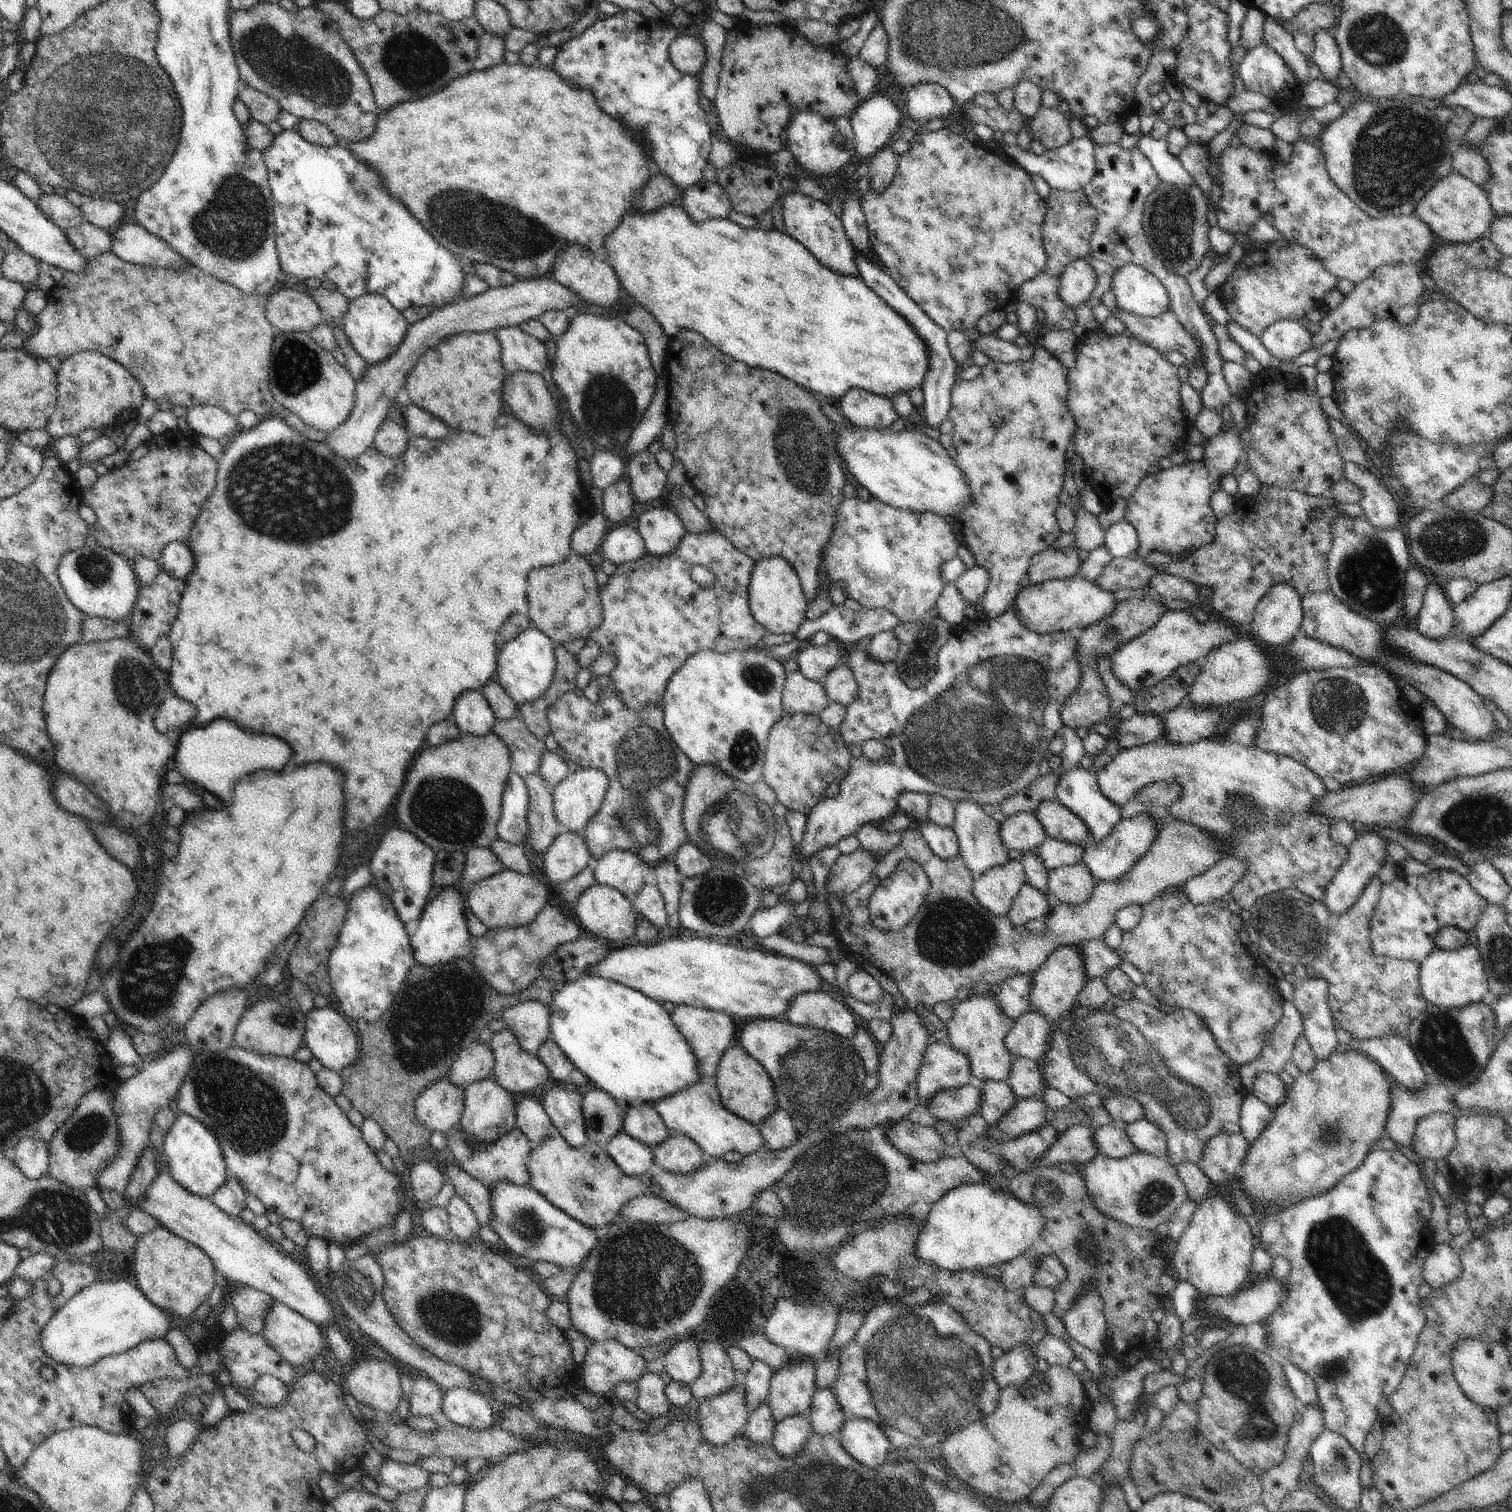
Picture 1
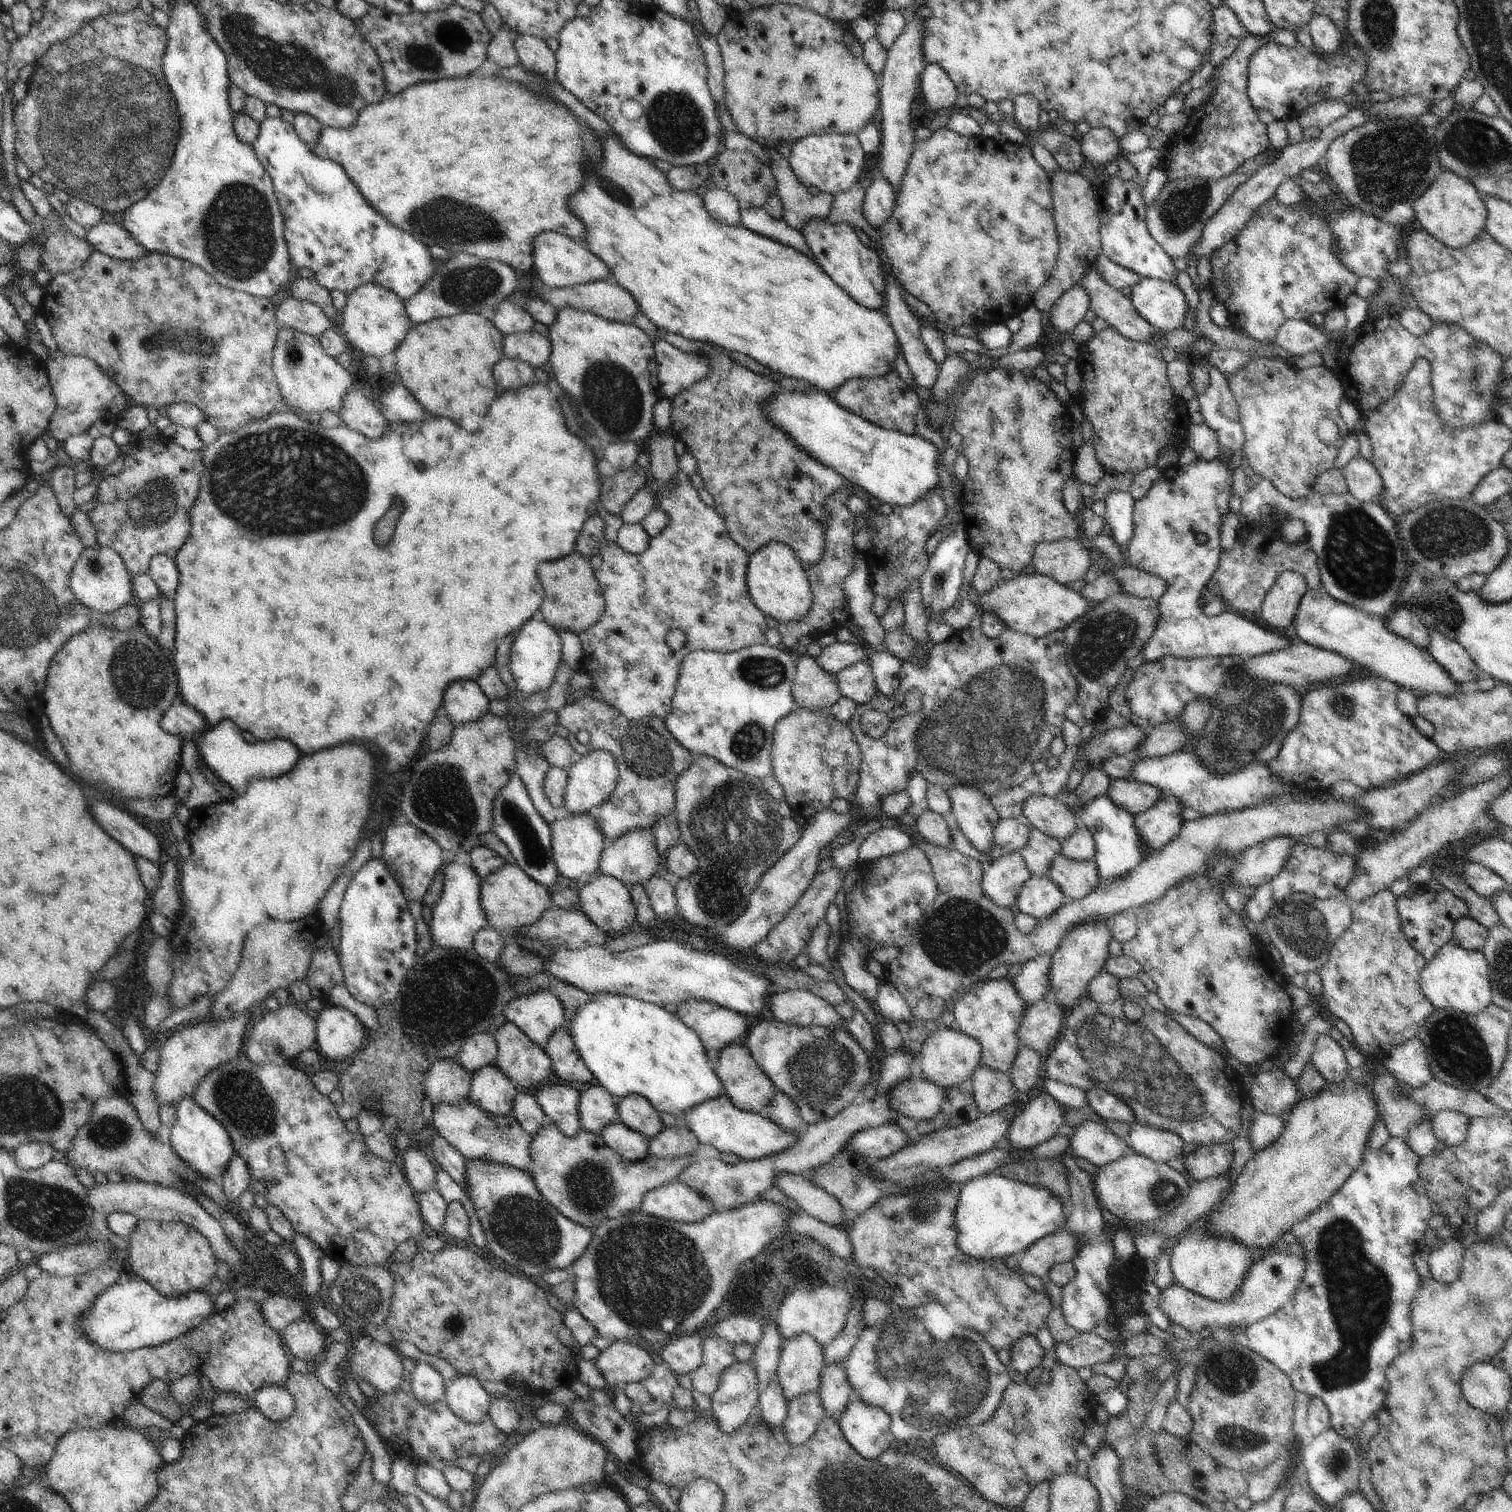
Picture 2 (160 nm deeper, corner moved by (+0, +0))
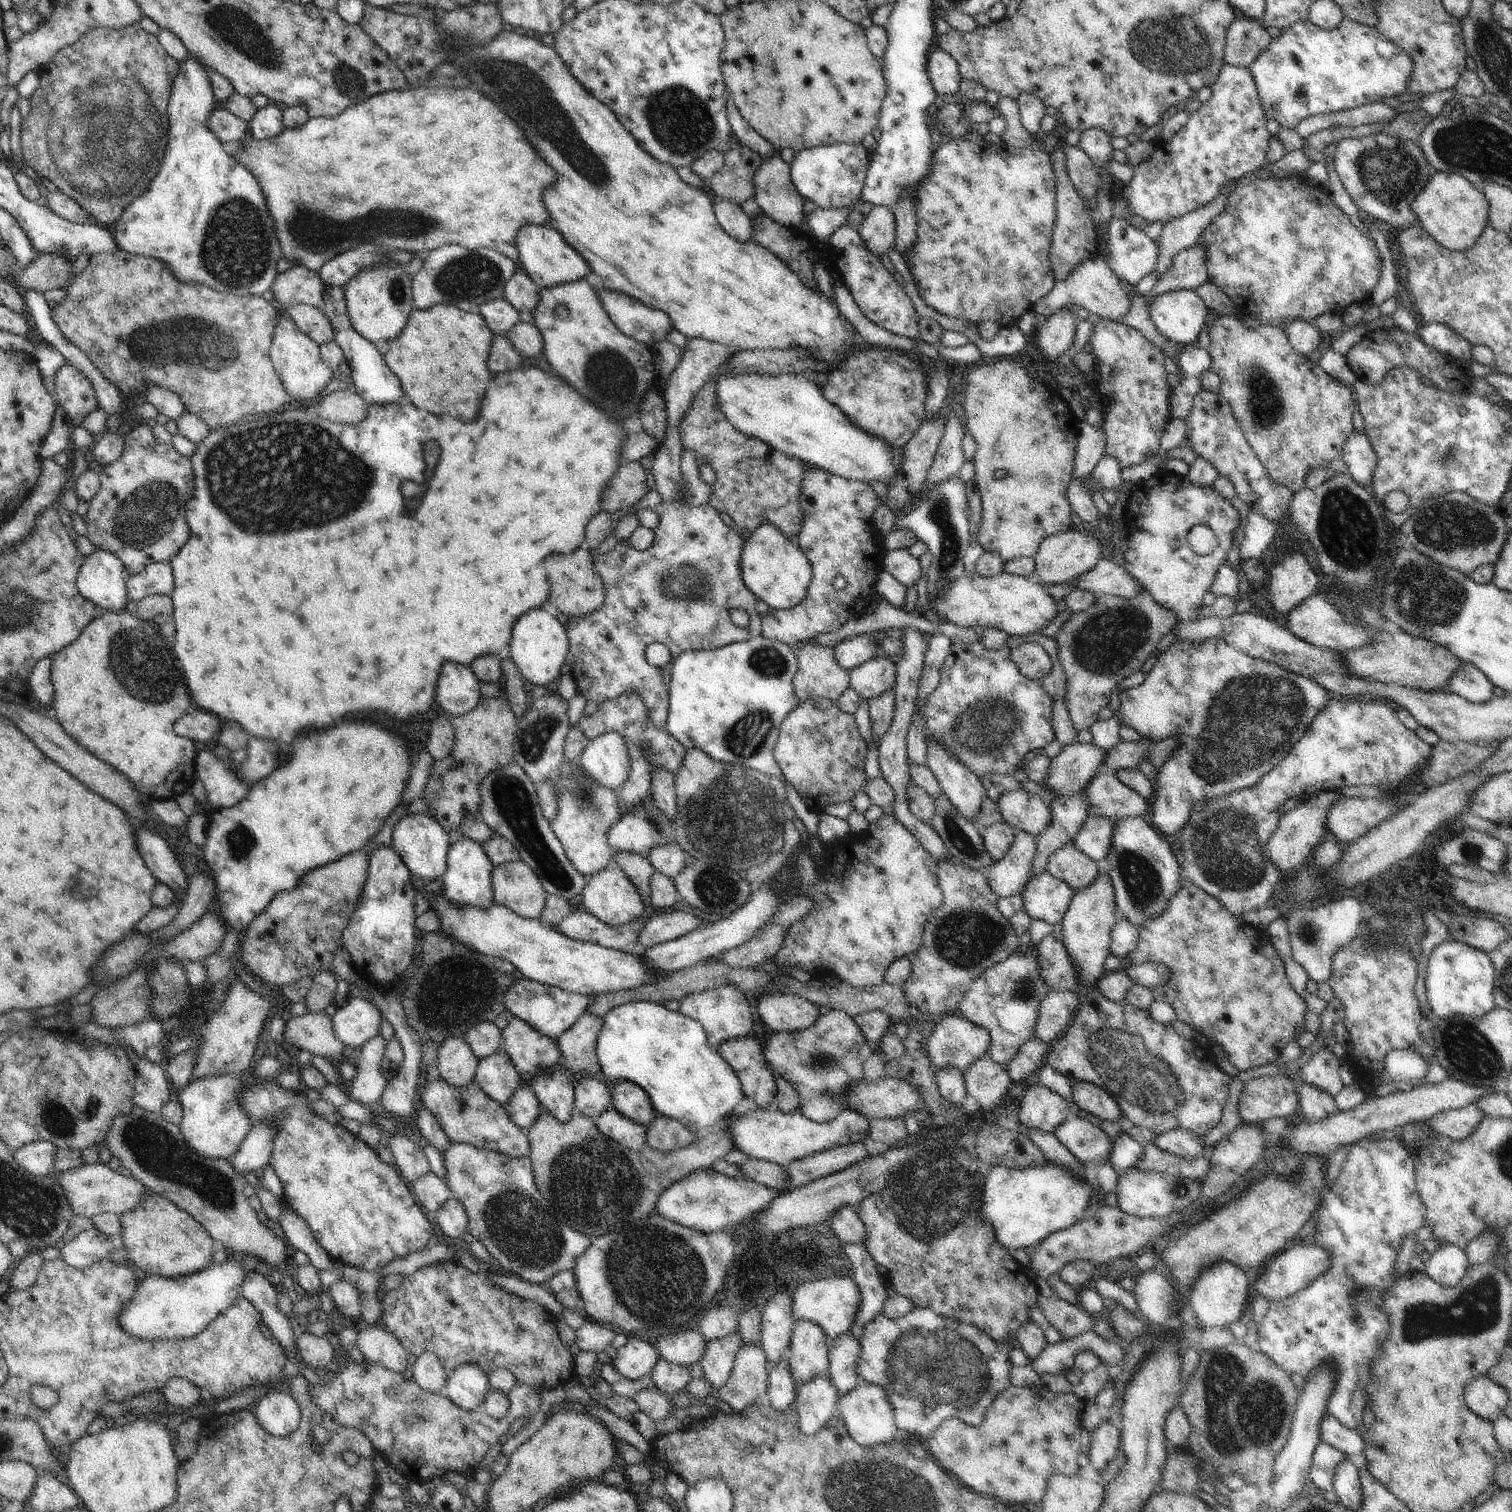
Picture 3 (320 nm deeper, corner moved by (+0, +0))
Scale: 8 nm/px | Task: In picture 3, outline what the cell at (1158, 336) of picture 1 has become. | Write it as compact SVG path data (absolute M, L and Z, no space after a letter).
M1100 255L1081 260L1075 270L1072 269L1065 279L1056 281L1050 292L1046 293L1033 306L1039 319L1051 317L1055 311L1070 304L1078 304L1086 308L1090 314L1099 314L1104 319L1120 322L1130 308L1130 300L1124 290L1122 281L1110 270L1107 262Z

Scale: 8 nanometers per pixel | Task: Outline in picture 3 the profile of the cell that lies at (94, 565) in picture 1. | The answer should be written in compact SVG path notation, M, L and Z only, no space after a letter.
M95 549L85 556L75 583L78 592L98 606L100 612L120 612L131 607L127 577L124 563L118 556Z

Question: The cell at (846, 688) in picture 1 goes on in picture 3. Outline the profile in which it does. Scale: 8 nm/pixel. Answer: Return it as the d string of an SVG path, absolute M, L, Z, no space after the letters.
M876 656L852 669L850 678L850 687L861 696L862 700L879 697L895 687L897 660Z

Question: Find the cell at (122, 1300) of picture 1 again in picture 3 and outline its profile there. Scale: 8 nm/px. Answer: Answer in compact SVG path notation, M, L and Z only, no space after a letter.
M235 1254L225 1262L212 1262L203 1271L176 1278L141 1277L133 1300L121 1312L119 1323L139 1339L185 1339L202 1332L215 1318L225 1313L241 1296L247 1274L241 1257Z

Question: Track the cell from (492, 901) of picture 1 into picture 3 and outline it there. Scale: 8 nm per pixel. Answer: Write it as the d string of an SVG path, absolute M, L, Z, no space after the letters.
M522 859L494 867L493 900L525 919L538 919L545 907L546 889L538 875Z

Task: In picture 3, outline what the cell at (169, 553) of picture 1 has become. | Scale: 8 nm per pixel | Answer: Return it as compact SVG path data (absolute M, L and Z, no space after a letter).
M149 564L141 573L128 576L126 586L131 606L150 595L171 595L175 589L171 564Z

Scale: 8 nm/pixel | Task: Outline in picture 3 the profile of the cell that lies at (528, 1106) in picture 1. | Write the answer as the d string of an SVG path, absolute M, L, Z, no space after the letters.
M526 1083L520 1086L511 1099L504 1104L504 1107L509 1119L525 1131L532 1128L532 1125L544 1111L534 1091Z

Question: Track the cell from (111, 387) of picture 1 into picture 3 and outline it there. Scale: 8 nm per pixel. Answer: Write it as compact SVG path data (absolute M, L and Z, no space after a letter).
M65 364L55 374L56 402L67 414L67 421L78 427L94 409L99 408L90 379L72 364Z

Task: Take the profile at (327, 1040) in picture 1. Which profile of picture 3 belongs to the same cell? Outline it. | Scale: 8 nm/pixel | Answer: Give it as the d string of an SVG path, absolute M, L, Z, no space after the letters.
M349 996L346 1001L337 1004L337 1012L332 1019L335 1035L348 1046L363 1047L371 1038L380 1033L381 1010L364 998Z

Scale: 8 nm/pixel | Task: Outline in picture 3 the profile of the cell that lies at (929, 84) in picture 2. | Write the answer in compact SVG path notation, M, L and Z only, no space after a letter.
M934 47L928 57L928 72L937 94L954 94L962 82L958 61L945 50Z

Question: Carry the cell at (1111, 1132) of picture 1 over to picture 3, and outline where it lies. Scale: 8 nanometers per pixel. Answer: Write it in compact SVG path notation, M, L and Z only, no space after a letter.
M1071 1115L1056 1130L1054 1136L1082 1163L1111 1153L1113 1140L1097 1126Z

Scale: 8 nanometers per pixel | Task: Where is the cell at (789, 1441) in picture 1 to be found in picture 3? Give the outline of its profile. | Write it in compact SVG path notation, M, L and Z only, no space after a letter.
M826 1373L798 1385L792 1408L797 1412L799 1431L808 1436L824 1428L833 1417L839 1397Z

